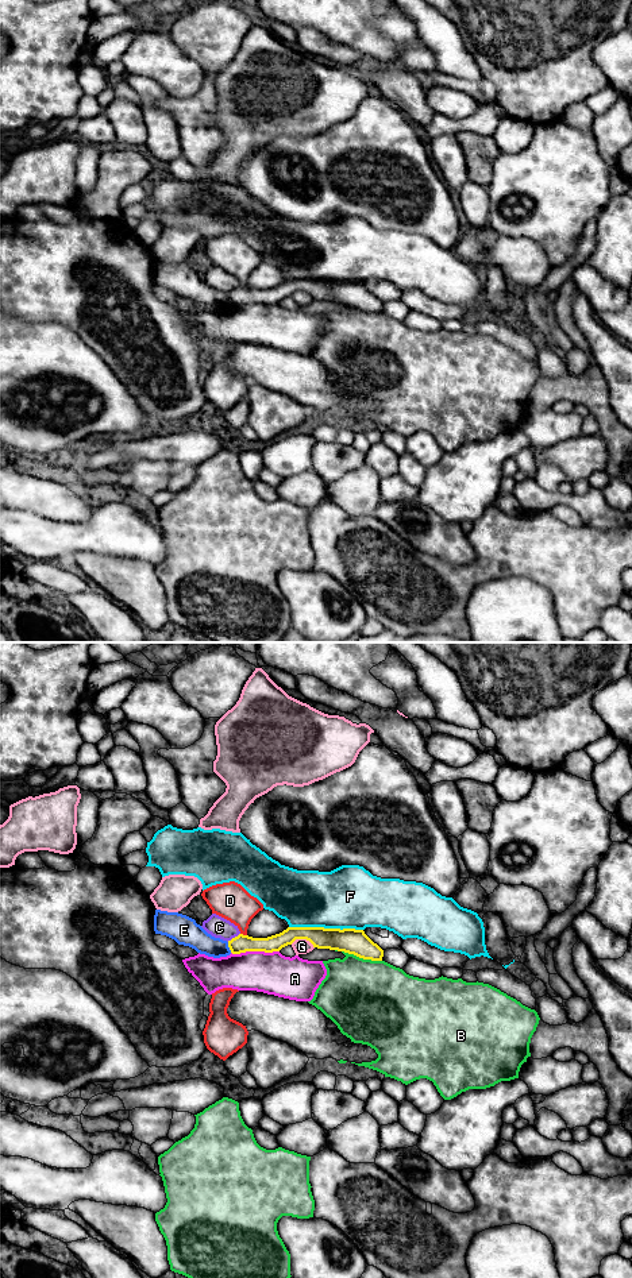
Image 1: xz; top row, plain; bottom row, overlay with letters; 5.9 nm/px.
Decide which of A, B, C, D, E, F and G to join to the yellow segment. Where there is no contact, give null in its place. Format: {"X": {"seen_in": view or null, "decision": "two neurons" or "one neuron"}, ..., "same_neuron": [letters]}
{"A": {"seen_in": "xz", "decision": "two neurons"}, "B": {"seen_in": "xz", "decision": "two neurons"}, "C": {"seen_in": "xz", "decision": "two neurons"}, "D": {"seen_in": "xz", "decision": "two neurons"}, "E": {"seen_in": "xz", "decision": "two neurons"}, "F": {"seen_in": "xz", "decision": "two neurons"}, "G": {"seen_in": "xz", "decision": "two neurons"}, "same_neuron": []}

